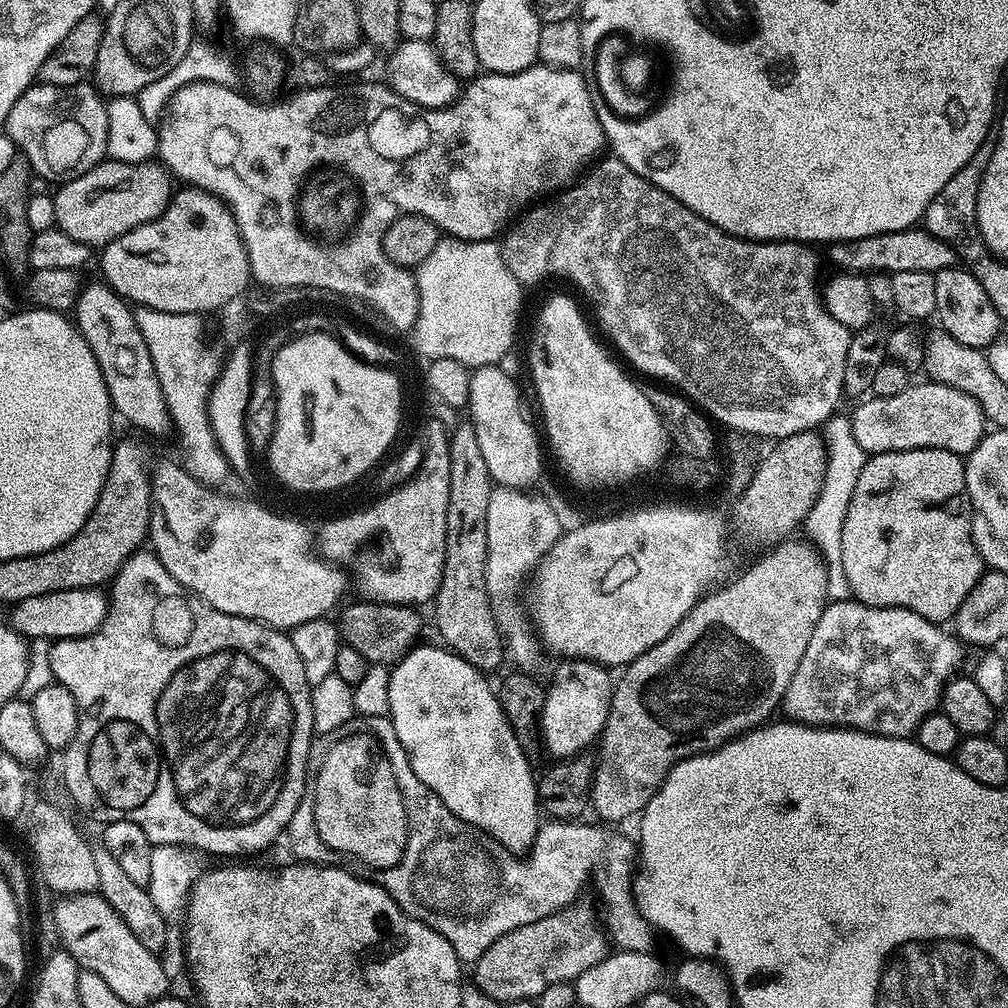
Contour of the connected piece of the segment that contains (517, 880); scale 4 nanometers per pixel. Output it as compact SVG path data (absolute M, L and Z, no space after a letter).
M386 716L355 717L357 729L363 730L380 741L382 750L390 766L393 767L394 778L404 793L405 812L408 815L408 841L399 864L384 871L377 871L375 883L386 889L390 898L407 916L422 922L434 929L439 936L446 938L450 946L454 946L456 957L462 962L474 962L502 934L510 934L510 930L518 930L518 926L526 926L530 922L538 922L538 918L546 918L560 908L566 908L577 899L580 887L592 868L592 863L600 864L596 872L596 880L600 883L600 892L604 895L604 904L608 907L608 924L606 932L611 943L622 952L646 952L653 946L654 928L648 919L640 913L636 904L630 881L634 876L631 868L634 856L634 844L624 836L611 836L599 823L580 824L584 822L544 822L536 832L536 841L532 844L526 858L510 854L492 836L482 830L462 822L414 774L410 766L408 751L398 742L398 734L394 734L392 718Z

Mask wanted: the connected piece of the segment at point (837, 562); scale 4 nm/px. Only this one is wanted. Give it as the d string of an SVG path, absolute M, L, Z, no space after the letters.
M833 414L822 426L824 444L828 447L826 474L822 490L802 525L803 531L808 531L807 537L818 545L824 565L828 567L829 601L847 600L850 596L846 574L842 570L842 522L846 518L846 510L850 510L850 498L854 498L854 486L858 486L858 478L862 475L866 459L866 453L854 438L849 417L840 415Z

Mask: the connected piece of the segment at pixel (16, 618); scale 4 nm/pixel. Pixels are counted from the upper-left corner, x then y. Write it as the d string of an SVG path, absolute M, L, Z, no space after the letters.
M100 588L58 590L54 594L38 594L38 598L26 598L26 602L11 605L10 612L10 623L19 636L46 638L51 642L73 640L100 629L108 613L108 597Z

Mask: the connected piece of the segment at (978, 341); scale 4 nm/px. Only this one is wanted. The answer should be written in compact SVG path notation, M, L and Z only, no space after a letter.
M953 266L938 270L934 273L934 287L935 319L940 320L939 327L950 334L950 338L958 338L962 346L984 350L1001 335L1002 321L998 310L994 310L994 302L986 298L986 290L982 290L978 278L974 278L974 274L967 268Z

